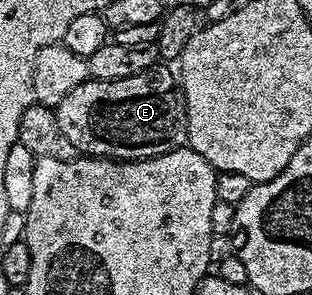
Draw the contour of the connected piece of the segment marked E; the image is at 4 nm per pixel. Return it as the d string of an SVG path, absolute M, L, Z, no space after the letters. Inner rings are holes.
M155 65L144 69L144 73L136 73L136 77L124 77L124 81L100 81L91 78L84 80L54 108L59 136L65 142L67 139L78 150L75 152L79 156L95 159L151 159L187 146L184 100L175 72L173 75L169 69L171 68L166 65Z

